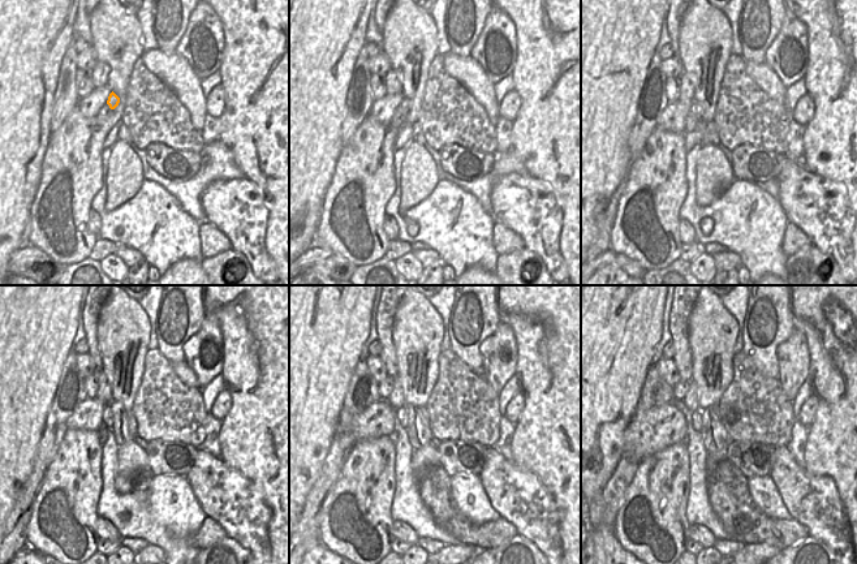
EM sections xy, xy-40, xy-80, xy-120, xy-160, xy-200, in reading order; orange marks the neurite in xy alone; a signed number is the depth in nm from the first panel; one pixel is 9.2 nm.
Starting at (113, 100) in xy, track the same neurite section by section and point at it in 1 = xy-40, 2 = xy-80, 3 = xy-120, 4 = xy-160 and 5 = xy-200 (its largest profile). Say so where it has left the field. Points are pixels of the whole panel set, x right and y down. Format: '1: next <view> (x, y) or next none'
1: next xy-40 (405, 104)
2: next xy-80 (698, 110)
3: next xy-120 (123, 435)
4: next xy-160 (416, 431)
5: next xy-200 (715, 439)

